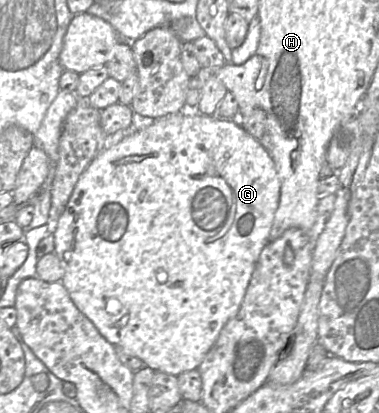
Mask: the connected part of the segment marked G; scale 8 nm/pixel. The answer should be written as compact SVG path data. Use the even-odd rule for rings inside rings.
M183 110L156 120L137 119L134 128L109 142L80 175L66 207L56 220L53 252L64 270L61 283L74 305L109 343L122 347L154 371L178 376L199 367L224 325L237 314L259 255L268 243L279 205L280 180L269 151L237 119Z

